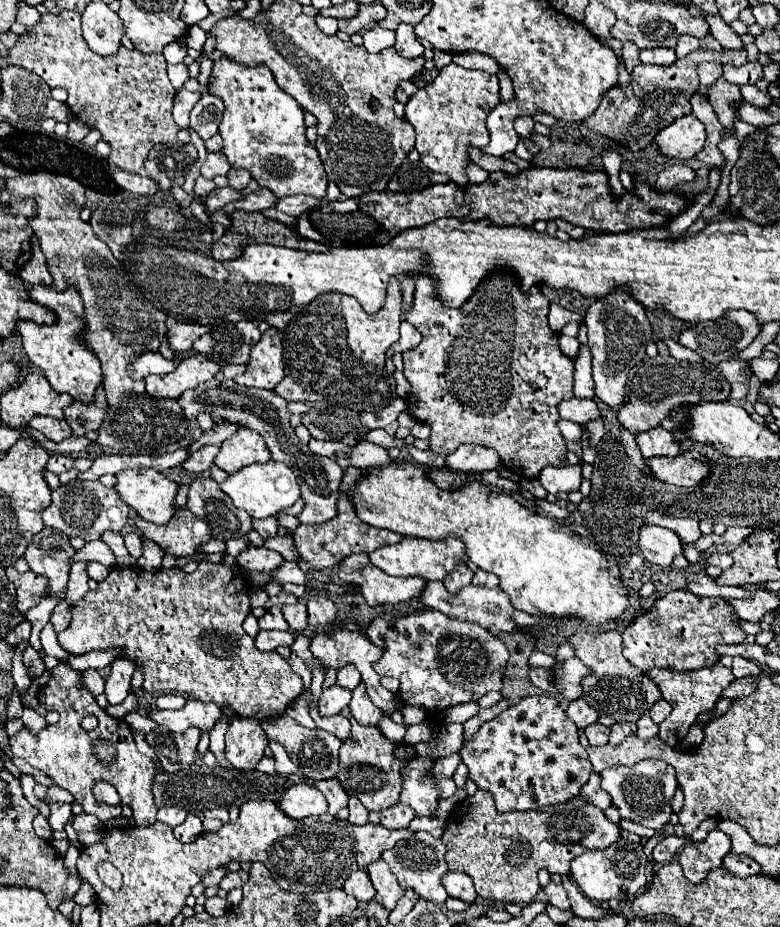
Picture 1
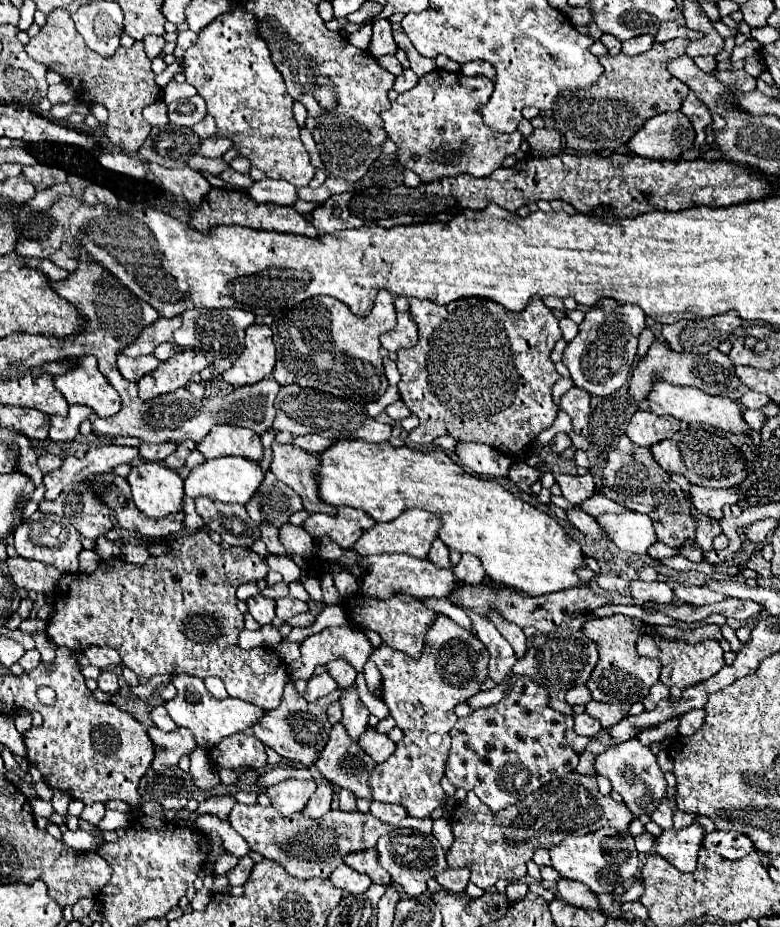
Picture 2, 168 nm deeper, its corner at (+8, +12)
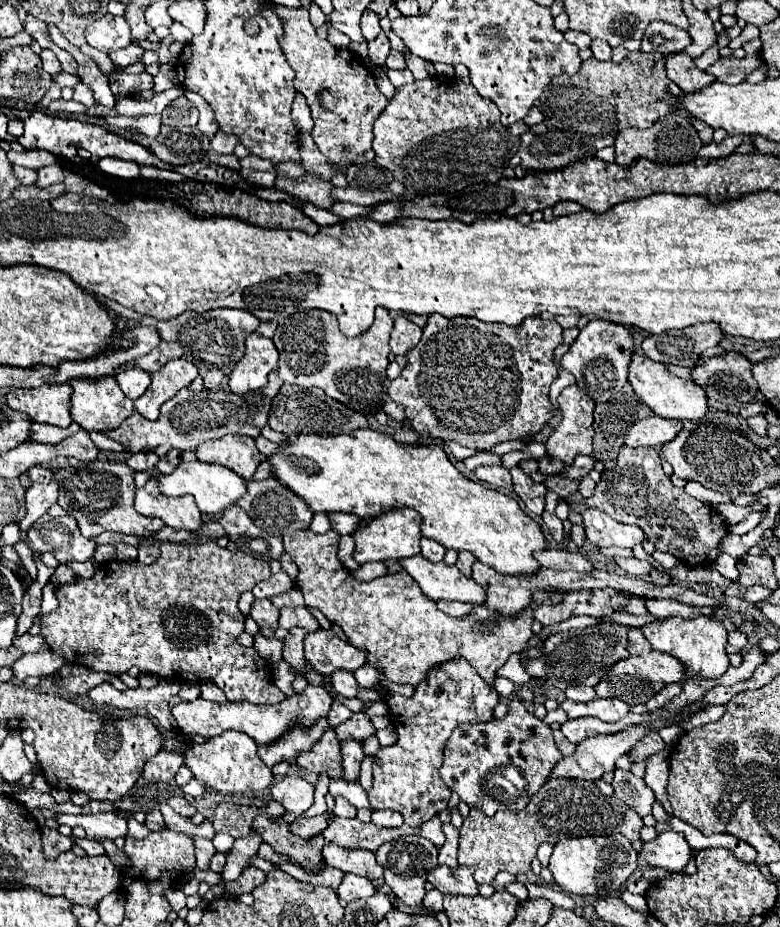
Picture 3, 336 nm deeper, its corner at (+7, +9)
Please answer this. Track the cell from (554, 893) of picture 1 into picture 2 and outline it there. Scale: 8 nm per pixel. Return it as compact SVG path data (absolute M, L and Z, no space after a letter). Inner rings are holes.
M560 878L558 880L558 894L560 894L560 898L564 898L564 902L568 902L572 906L578 906L584 910L600 910L600 902L598 902L596 894L584 884Z

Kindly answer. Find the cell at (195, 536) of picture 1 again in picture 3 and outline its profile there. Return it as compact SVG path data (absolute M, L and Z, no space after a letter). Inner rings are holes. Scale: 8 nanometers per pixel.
M93 461L89 465L65 465L53 473L55 479L61 481L59 491L59 505L77 519L81 533L85 537L101 535L103 531L117 531L127 535L137 535L151 539L165 523L161 519L149 519L135 511L133 497L135 497L135 481L133 471L123 463L103 463Z

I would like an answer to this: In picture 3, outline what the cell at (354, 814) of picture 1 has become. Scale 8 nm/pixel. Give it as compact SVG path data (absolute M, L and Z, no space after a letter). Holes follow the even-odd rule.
M335 797L335 809L333 809L333 815L337 817L355 817L357 809L343 797Z

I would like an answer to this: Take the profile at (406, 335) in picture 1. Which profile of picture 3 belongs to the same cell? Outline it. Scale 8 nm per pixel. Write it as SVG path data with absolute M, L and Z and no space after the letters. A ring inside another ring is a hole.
M403 315L395 319L395 327L391 331L391 353L393 355L407 355L421 339L421 327L407 321Z

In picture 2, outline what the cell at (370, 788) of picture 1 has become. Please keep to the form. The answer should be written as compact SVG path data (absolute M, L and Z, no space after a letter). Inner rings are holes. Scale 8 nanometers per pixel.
M338 722L330 730L330 740L316 760L318 772L332 784L354 792L356 798L370 798L368 776L372 772L372 762L364 756L360 744L352 744L344 726Z

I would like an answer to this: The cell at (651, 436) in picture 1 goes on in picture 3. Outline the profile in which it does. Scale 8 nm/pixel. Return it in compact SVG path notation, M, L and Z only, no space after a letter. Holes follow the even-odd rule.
M649 415L649 417L637 421L629 429L629 435L625 437L625 445L659 447L663 443L669 443L681 429L683 429L683 423L677 419L663 419L657 415Z

